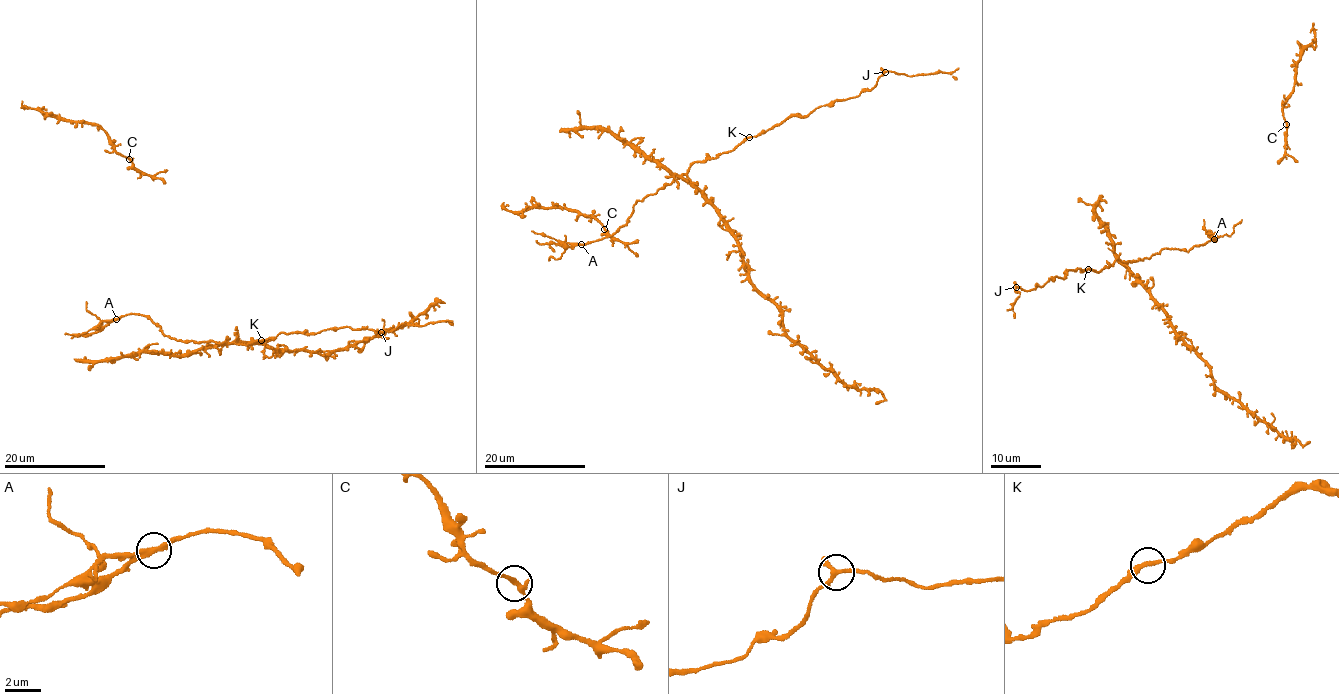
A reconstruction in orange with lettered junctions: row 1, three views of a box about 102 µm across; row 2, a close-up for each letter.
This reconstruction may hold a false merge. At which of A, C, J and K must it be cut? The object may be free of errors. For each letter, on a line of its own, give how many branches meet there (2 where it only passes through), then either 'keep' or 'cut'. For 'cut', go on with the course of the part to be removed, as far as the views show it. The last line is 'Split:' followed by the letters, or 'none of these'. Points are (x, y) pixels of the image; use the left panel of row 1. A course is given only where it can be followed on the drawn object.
A: branches 2; cut; course (116, 319), (100, 321), (80, 334), (65, 333)
C: branches 2; keep
J: branches 2; keep
K: branches 2; keep
Split: A

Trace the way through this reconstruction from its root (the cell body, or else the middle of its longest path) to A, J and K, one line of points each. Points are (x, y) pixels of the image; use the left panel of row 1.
A: (174, 338), (164, 334), (160, 330), (161, 326), (147, 316), (126, 314), (116, 319)
J: (174, 338), (246, 344), (282, 333), (314, 333), (341, 327), (381, 332)
K: (174, 338), (223, 344), (248, 344), (261, 340)

